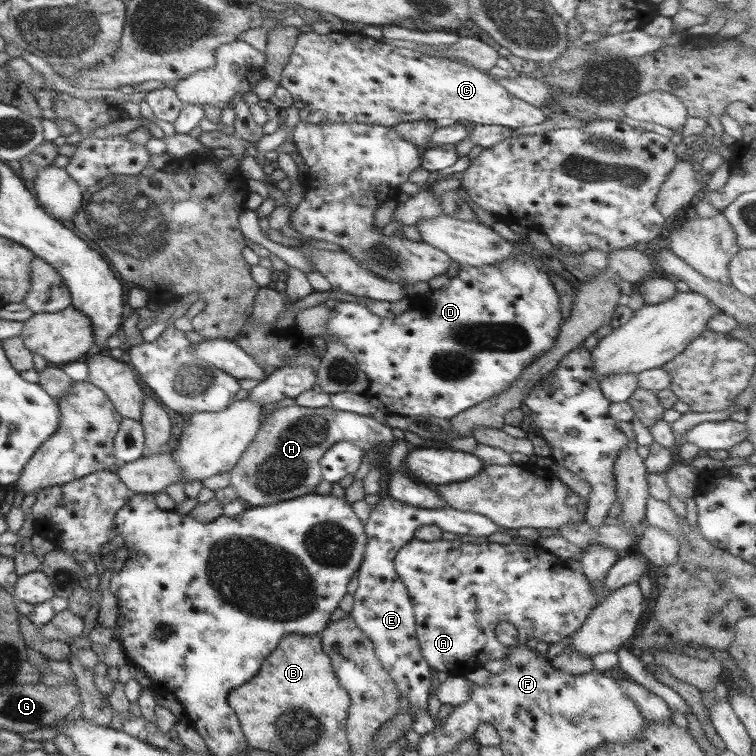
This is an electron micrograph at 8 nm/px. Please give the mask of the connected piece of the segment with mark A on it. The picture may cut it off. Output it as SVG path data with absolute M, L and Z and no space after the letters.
M413 538L397 551L393 562L395 573L405 586L412 610L414 611L414 629L420 654L435 672L444 671L449 673L449 675L457 675L458 673L462 675L478 667L483 667L483 663L487 662L487 660L499 660L507 657L510 648L513 648L513 646L503 646L503 644L500 644L496 638L491 635L493 629L499 622L505 621L516 628L517 637L514 646L525 646L527 639L533 637L537 640L539 646L543 648L552 643L557 643L569 637L573 632L576 632L576 630L585 623L590 611L599 604L597 596L592 592L591 586L589 586L587 580L581 574L581 570L574 571L573 568L569 568L567 561L545 551L534 541L521 542L521 545L517 544L517 542L509 542L509 544L503 545L488 542L487 540L483 543L473 544L462 543L456 539L451 541L439 539L431 542L423 542Z

